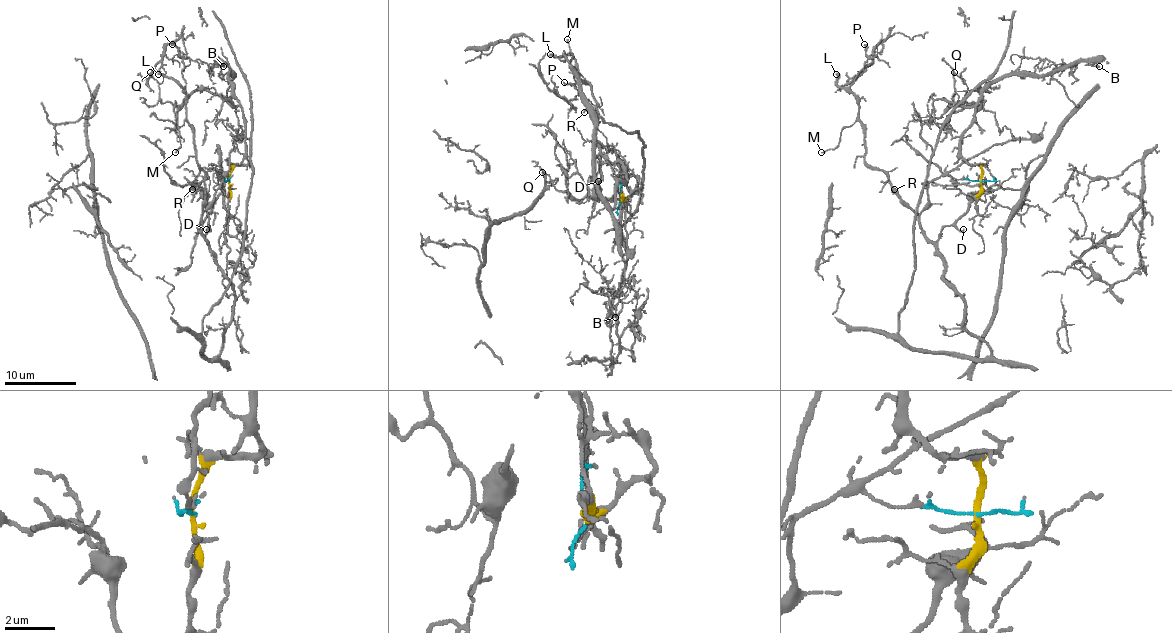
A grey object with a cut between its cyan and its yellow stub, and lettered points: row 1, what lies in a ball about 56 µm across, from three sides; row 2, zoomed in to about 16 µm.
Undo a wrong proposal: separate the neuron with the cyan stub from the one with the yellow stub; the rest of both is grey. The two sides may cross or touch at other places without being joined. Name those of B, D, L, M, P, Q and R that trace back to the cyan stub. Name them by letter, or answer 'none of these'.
D, L, M, P, R

